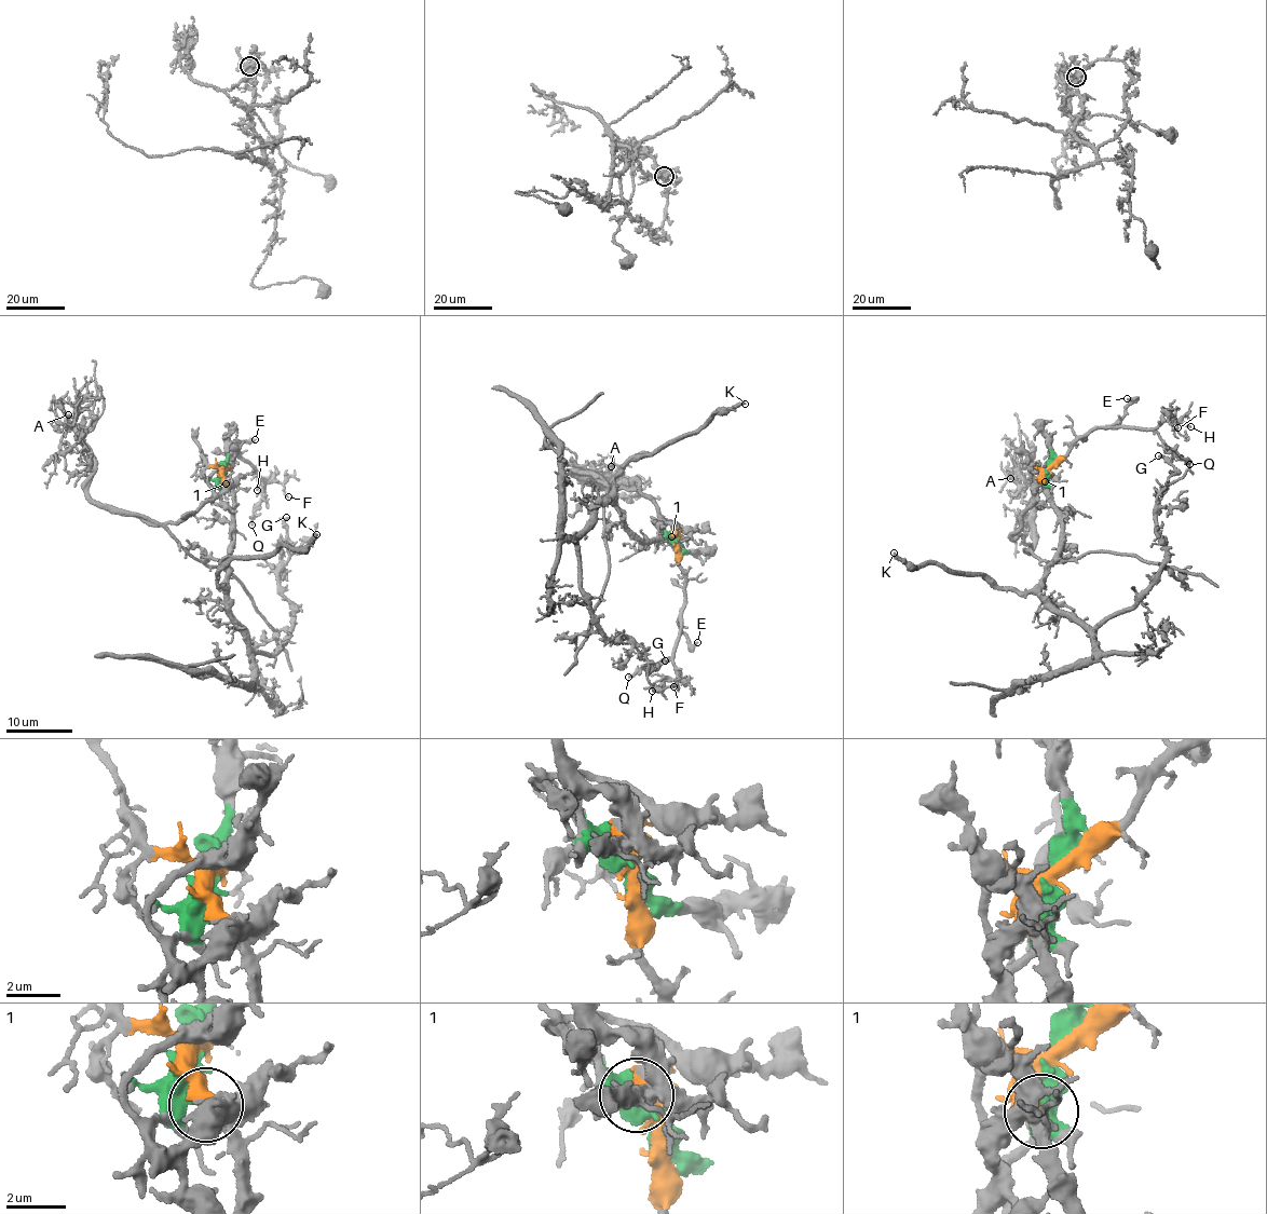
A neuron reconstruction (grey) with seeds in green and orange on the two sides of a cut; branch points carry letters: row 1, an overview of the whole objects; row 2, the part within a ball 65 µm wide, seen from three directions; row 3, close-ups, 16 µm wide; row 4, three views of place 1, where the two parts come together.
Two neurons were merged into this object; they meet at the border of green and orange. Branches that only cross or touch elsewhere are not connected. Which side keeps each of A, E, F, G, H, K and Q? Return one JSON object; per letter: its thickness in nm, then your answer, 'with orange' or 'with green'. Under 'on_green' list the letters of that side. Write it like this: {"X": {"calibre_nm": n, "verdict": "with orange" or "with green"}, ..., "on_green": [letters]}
{"A": {"calibre_nm": 100, "verdict": "with green"}, "E": {"calibre_nm": 130, "verdict": "with orange"}, "F": {"calibre_nm": 100, "verdict": "with orange"}, "G": {"calibre_nm": 100, "verdict": "with orange"}, "H": {"calibre_nm": 140, "verdict": "with orange"}, "K": {"calibre_nm": 340, "verdict": "with orange"}, "Q": {"calibre_nm": 80, "verdict": "with orange"}, "on_green": ["A"]}

